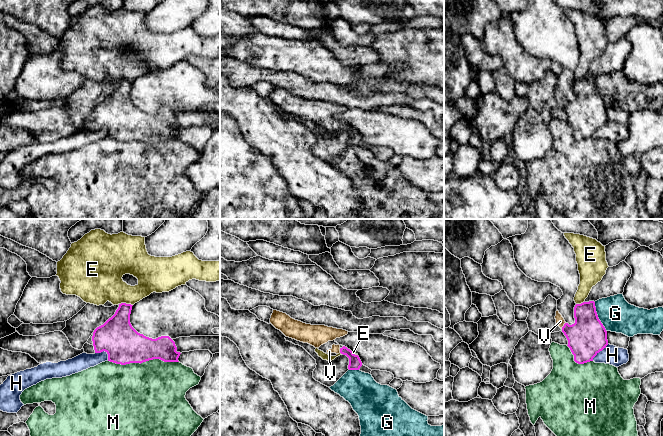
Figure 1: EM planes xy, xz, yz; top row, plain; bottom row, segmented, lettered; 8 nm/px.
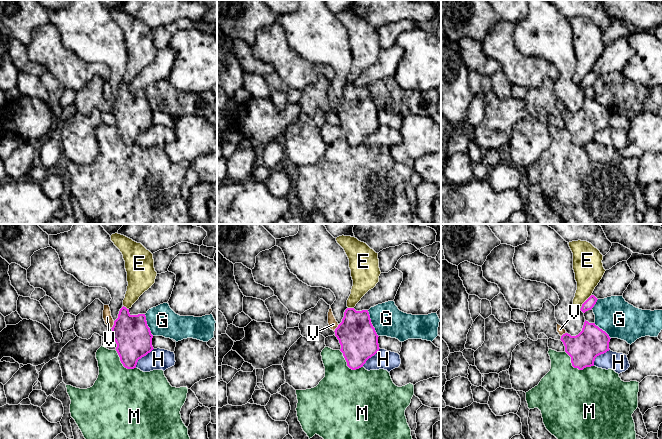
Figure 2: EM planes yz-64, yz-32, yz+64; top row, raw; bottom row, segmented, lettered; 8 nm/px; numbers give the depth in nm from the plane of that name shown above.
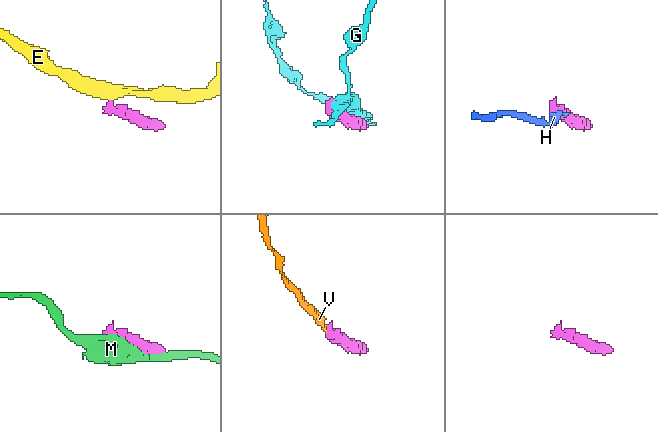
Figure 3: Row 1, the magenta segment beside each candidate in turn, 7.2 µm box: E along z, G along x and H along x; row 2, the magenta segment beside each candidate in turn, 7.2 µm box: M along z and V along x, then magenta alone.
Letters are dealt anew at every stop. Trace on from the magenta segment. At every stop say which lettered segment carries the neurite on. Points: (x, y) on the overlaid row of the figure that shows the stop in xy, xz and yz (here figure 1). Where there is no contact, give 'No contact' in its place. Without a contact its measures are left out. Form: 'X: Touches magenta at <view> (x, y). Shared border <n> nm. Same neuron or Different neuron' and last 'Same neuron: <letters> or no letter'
E: Touches magenta at xy (125, 303). Shared border 110 nm. Different neuron
G: Touches magenta at yz (597, 317). Shared border 260 nm. Different neuron
H: Touches magenta at xy (104, 350). Shared border 130 nm. Different neuron
M: Touches magenta at xy (143, 361). Shared border 550 nm. Different neuron
V: Touches magenta at yz (564, 325). Shared border 70 nm. Same neuron
Same neuron: V

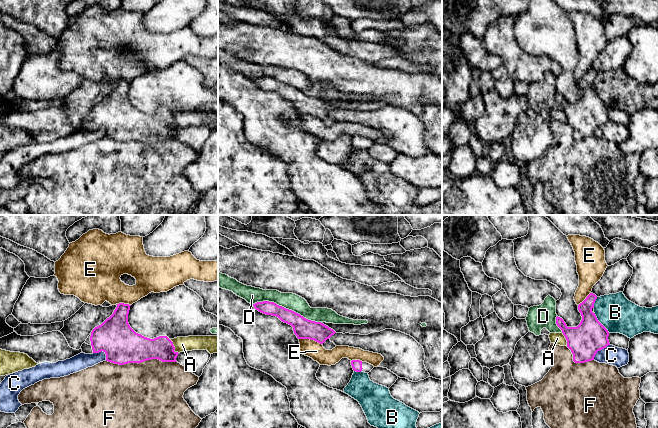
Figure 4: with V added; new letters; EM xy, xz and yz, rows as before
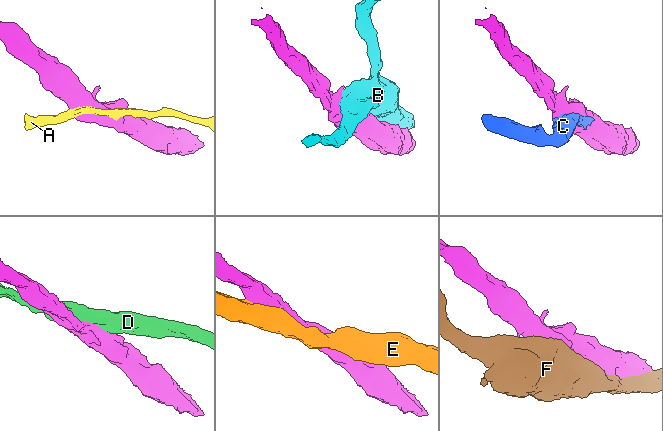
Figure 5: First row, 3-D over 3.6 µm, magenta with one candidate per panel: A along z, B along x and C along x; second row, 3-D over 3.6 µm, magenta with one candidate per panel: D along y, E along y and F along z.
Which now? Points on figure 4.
A: Touches magenta at xy (174, 347). Shared border 140 nm. Different neuron
B: Touches magenta at yz (599, 322). Shared border 200 nm. Different neuron
C: Touches magenta at xy (102, 350). Shared border 130 nm. Different neuron
D: Touches magenta at xz (285, 308). Shared border 550 nm. Different neuron
E: Touches magenta at xz (310, 339). Shared border 190 nm. Different neuron
F: Touches magenta at xy (141, 361). Shared border 550 nm. Different neuron
Same neuron: no letter

